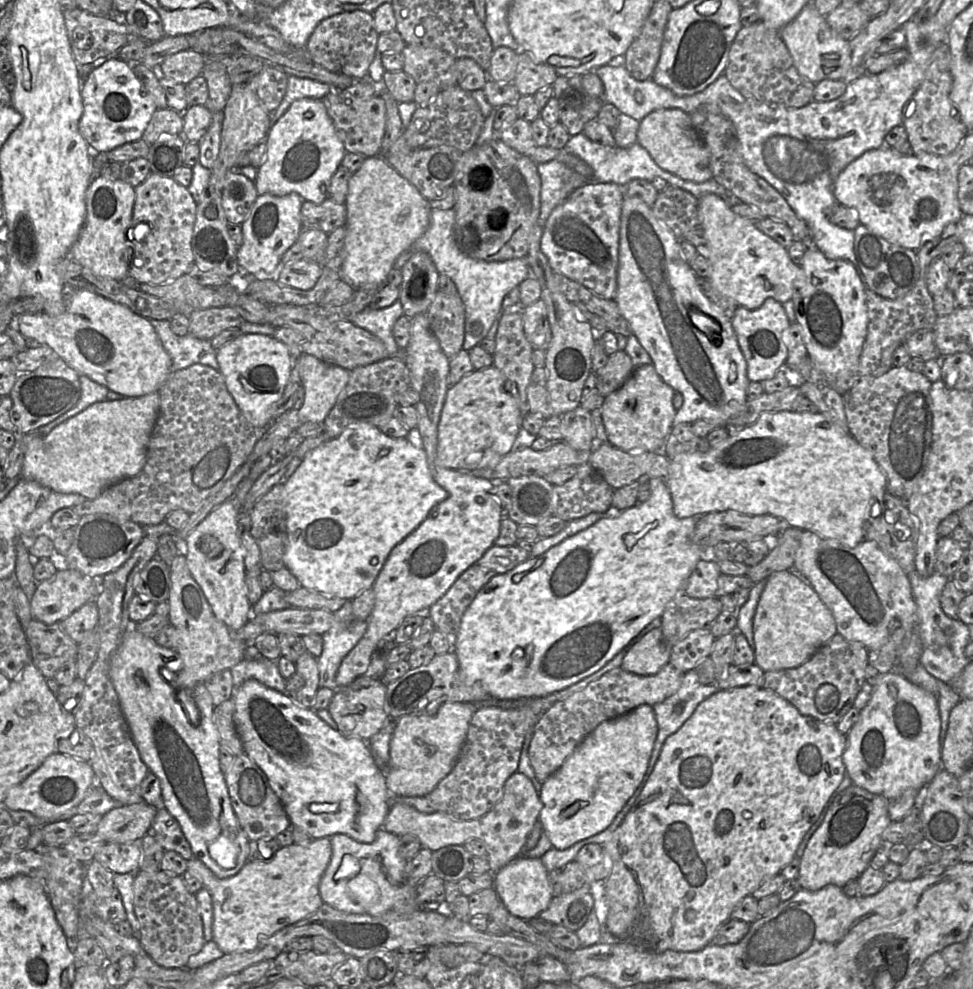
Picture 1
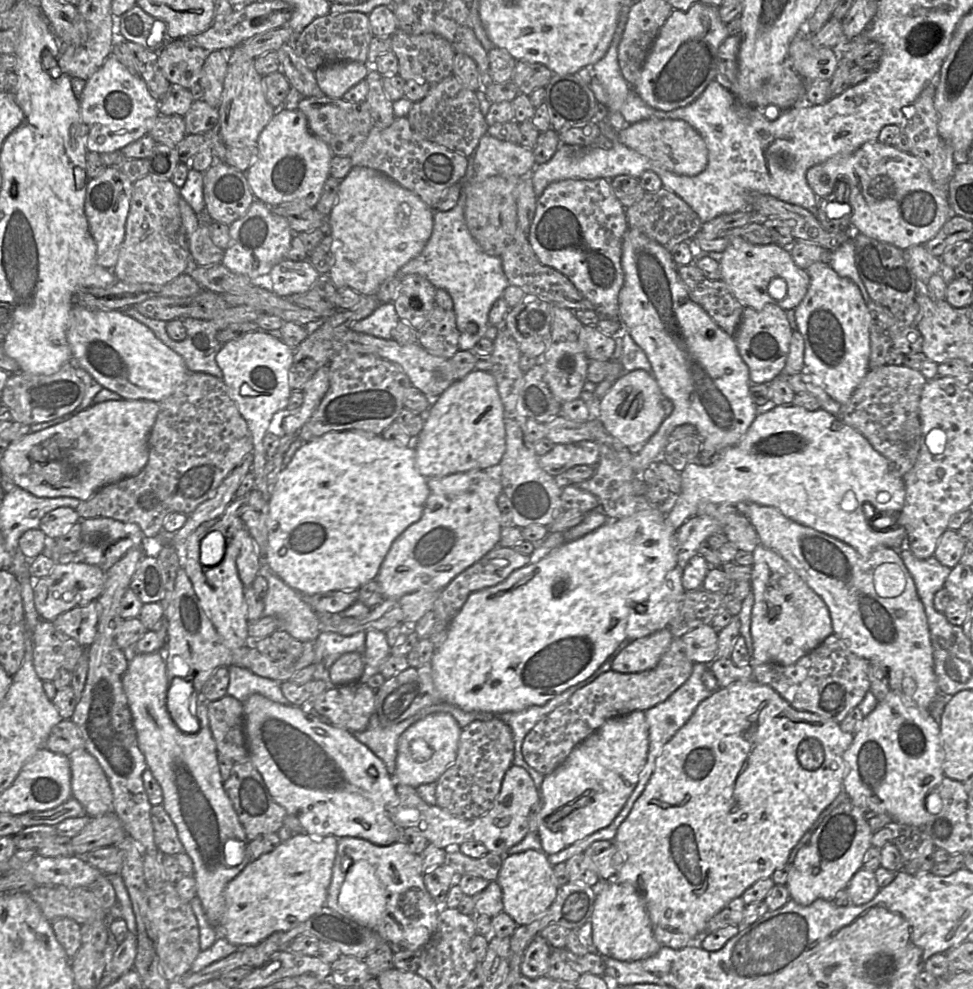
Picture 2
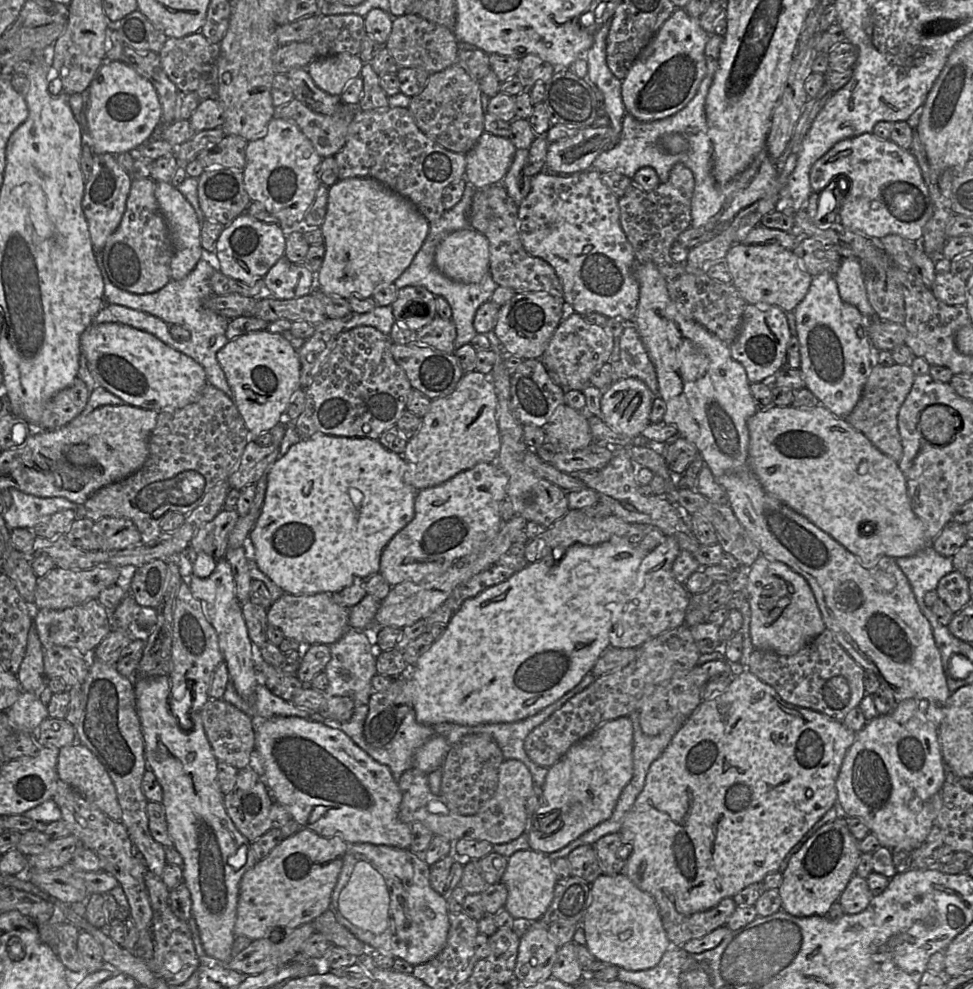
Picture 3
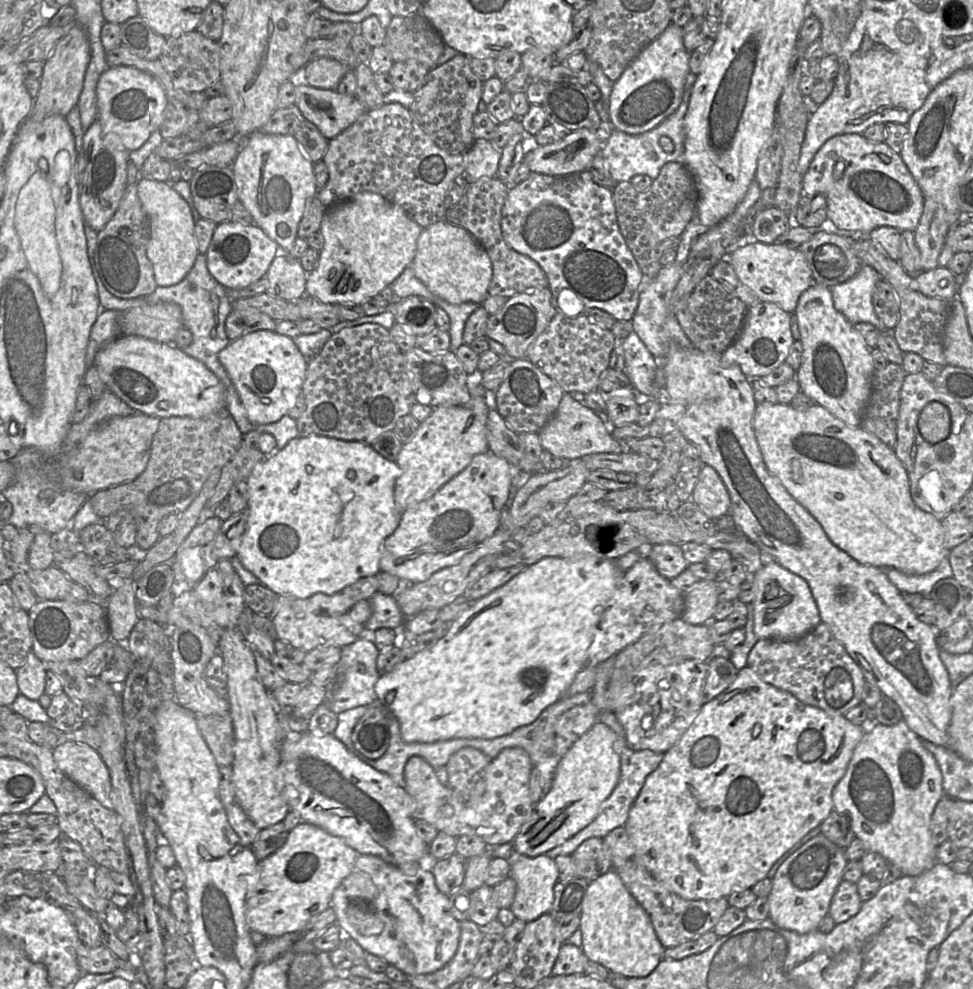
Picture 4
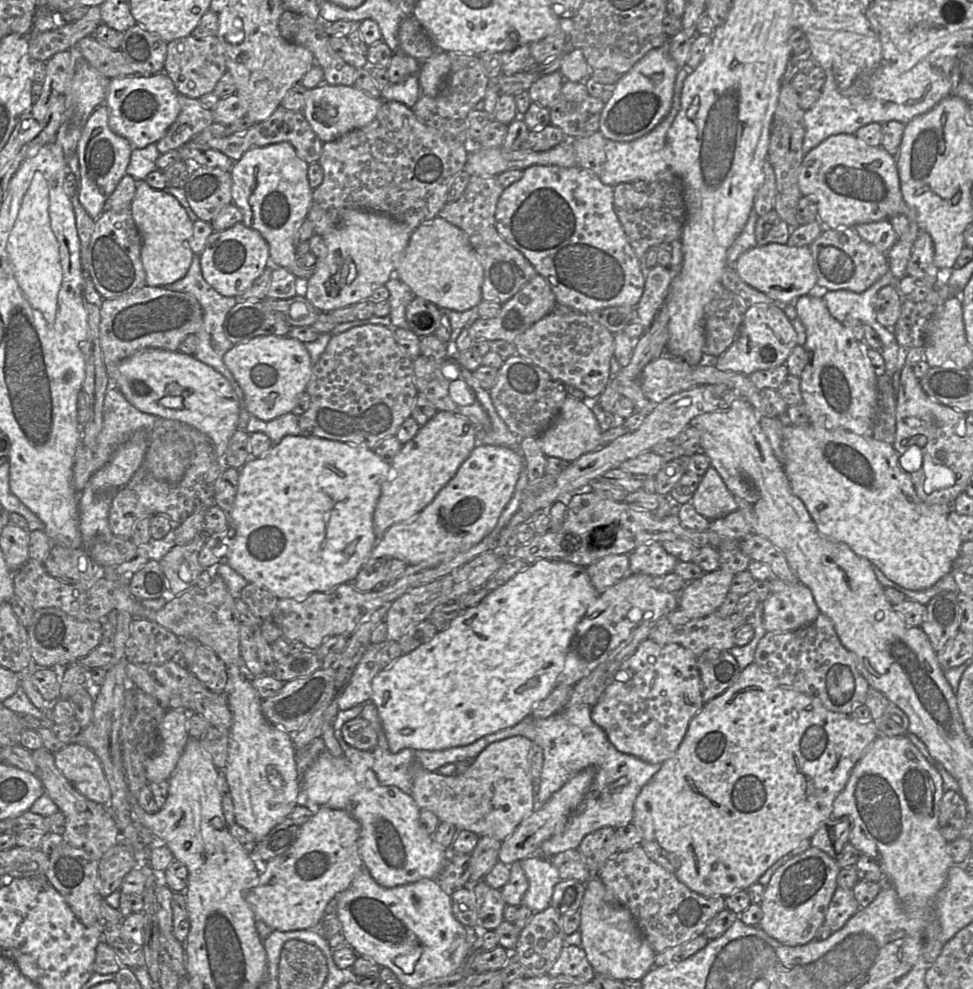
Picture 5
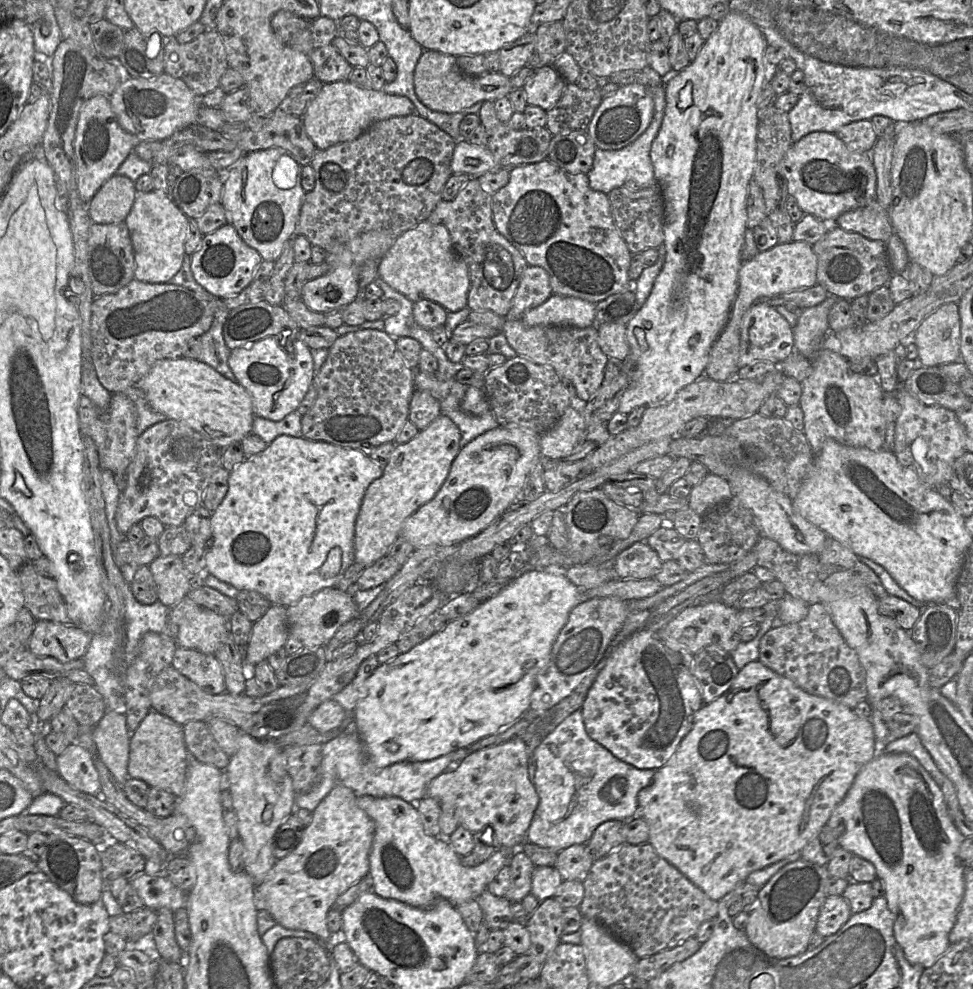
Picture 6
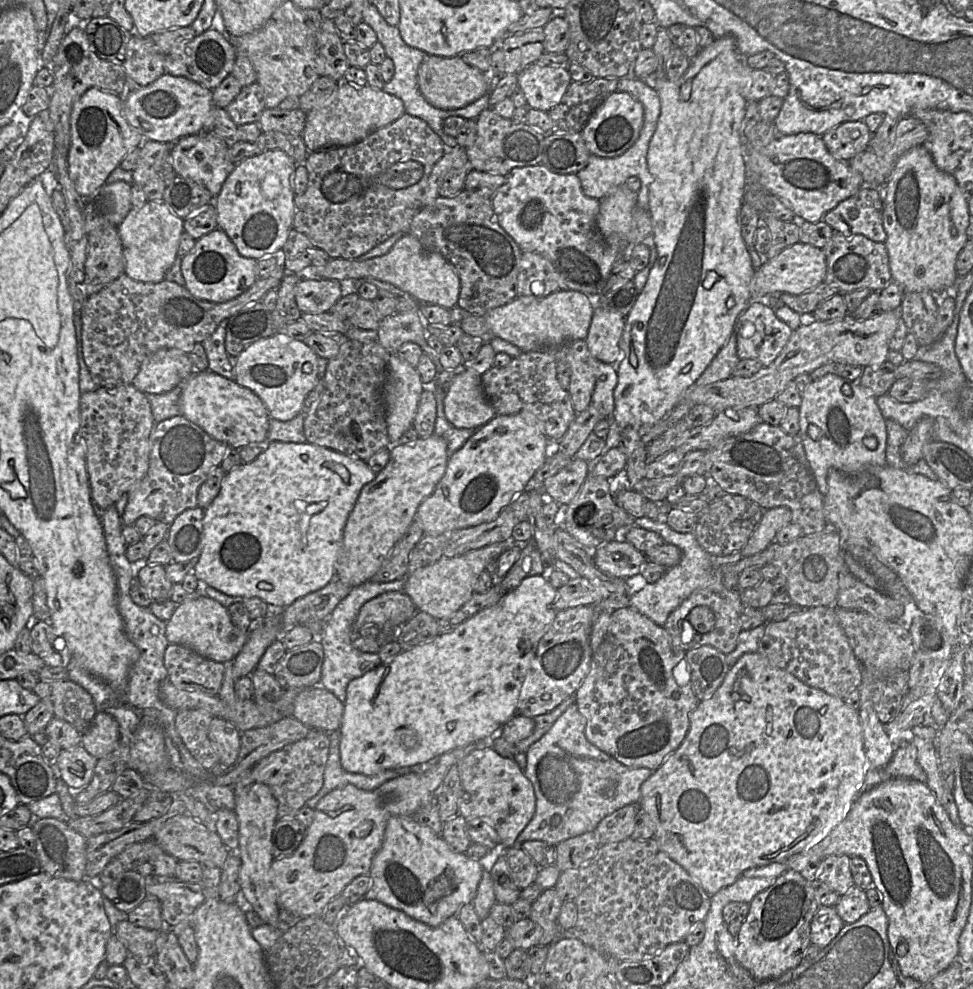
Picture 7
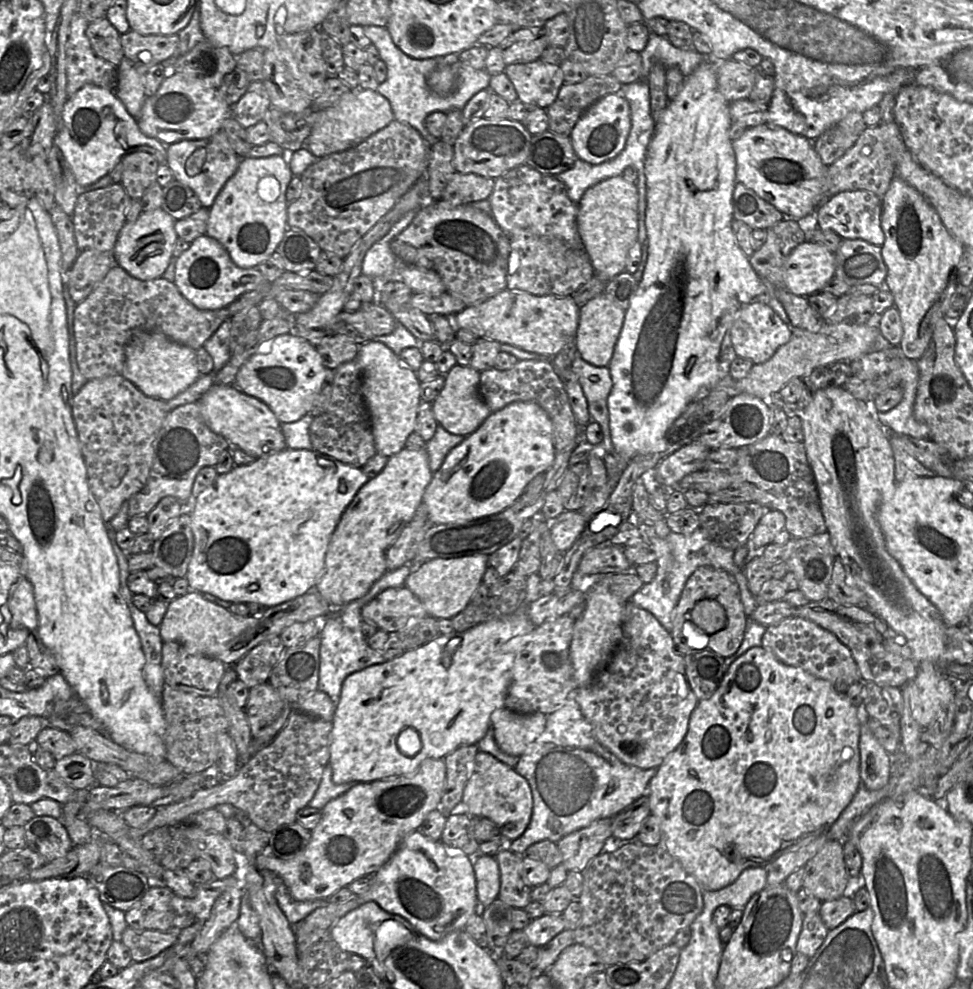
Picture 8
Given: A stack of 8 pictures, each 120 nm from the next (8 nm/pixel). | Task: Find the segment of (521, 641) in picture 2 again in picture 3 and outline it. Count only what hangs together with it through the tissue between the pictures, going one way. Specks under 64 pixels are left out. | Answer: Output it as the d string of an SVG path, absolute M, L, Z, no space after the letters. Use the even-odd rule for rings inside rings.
M613 536L609 541L593 546L576 543L565 551L548 553L541 560L529 563L504 582L464 601L452 616L444 634L435 640L430 649L410 668L410 678L414 684L412 710L415 712L417 722L423 725L449 722L467 726L513 723L537 714L560 699L591 672L600 655L609 647L609 634L613 624L621 618L625 605L636 598L634 586L637 571L648 553L642 550L638 543L631 543L627 538L619 536Z

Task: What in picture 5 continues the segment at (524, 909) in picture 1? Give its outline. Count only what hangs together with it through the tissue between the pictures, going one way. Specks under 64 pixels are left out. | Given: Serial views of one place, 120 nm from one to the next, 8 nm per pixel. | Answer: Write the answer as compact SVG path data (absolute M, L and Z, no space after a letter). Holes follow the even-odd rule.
M538 856L525 858L520 865L529 881L522 904L534 913L543 911L551 905L554 888L561 880L558 869L551 860Z

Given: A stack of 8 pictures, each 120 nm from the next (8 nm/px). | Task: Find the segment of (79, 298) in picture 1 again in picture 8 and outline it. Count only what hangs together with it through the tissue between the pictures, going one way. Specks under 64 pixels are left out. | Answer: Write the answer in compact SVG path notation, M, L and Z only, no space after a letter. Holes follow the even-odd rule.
M214 383L198 402L206 425L229 441L233 448L239 448L256 458L287 448L281 424L272 410L261 400L242 392L235 383Z

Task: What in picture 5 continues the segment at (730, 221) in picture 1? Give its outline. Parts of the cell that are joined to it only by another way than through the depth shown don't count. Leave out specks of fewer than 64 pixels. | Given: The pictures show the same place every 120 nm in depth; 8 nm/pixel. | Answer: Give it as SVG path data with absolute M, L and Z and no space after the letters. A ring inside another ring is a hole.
M788 243L756 245L743 253L734 267L746 284L763 292L781 306L793 304L799 297L813 293L817 288L817 275L808 246L790 246Z

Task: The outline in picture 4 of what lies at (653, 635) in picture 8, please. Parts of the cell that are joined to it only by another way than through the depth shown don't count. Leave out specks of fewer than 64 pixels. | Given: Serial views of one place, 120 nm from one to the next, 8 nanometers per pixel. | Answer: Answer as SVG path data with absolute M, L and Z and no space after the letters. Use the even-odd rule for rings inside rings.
M692 660L675 665L649 664L636 669L618 692L611 710L625 730L628 747L666 753L676 745L703 706L702 689L707 674L707 662ZM647 715L653 720L649 730L642 726Z

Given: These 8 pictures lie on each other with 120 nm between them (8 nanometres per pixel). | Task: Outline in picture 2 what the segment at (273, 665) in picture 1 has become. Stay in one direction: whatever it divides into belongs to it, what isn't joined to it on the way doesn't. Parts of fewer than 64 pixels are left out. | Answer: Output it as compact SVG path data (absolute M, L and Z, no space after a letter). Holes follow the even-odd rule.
M229 667L230 681L227 695L245 703L253 694L260 694L274 702L291 705L283 695L279 682L258 676L247 668Z

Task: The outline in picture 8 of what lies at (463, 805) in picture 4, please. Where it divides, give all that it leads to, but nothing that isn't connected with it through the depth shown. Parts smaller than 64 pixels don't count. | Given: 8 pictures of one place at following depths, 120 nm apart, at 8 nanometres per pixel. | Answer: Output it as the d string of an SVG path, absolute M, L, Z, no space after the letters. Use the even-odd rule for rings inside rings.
M478 751L475 756L462 802L470 816L483 816L492 820L499 827L503 841L513 841L523 834L529 825L533 810L533 798L528 781L514 768L482 751Z

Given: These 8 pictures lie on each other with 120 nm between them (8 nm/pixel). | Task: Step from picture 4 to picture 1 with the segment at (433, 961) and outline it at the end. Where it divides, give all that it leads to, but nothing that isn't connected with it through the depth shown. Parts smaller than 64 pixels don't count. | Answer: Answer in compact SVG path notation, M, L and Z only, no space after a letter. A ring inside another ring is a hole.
M380 828L374 842L370 844L358 842L345 834L335 834L330 837L330 841L331 860L319 883L323 903L340 911L373 916L387 911L409 914L419 909L416 886L410 885L406 878L407 860L400 855L399 836ZM347 854L360 862L360 872L349 881L346 878L335 879L341 859Z

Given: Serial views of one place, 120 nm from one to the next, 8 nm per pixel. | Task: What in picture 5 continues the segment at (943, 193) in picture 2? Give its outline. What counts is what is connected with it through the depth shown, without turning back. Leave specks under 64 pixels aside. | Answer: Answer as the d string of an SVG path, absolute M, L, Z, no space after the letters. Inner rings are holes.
M854 134L832 135L804 155L798 186L802 196L817 206L818 219L828 229L854 228L858 224L905 215L909 231L898 238L887 257L889 270L896 280L907 275L912 247L920 228L915 212L903 199L895 156L881 146L866 145Z

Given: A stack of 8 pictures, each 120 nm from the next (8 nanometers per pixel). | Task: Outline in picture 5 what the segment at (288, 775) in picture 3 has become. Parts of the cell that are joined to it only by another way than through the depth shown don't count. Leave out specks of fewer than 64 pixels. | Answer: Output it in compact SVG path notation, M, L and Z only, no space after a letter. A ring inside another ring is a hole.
M328 750L321 752L304 773L301 780L299 805L313 811L333 808L347 811L360 824L359 852L364 868L381 886L393 888L421 879L435 879L444 868L449 850L444 849L424 830L420 821L421 809L412 795L404 793L396 786L382 786L373 770L355 771L343 757L334 757Z

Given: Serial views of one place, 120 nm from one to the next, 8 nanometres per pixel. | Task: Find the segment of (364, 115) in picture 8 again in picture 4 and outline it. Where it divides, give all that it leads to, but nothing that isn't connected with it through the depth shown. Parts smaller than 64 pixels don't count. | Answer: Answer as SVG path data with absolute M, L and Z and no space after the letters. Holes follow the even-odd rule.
M301 76L298 79L295 104L328 140L352 125L367 110L355 95L318 89L305 83Z

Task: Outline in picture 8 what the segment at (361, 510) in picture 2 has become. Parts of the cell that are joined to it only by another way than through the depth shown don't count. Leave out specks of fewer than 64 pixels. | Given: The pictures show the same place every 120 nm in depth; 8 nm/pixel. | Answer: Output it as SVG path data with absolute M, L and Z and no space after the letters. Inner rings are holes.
M286 448L283 451L257 458L247 465L235 466L230 472L218 475L215 482L195 498L191 515L191 526L194 536L194 548L188 565L186 579L191 590L209 593L230 603L258 603L266 608L273 607L315 589L325 570L326 552L337 525L349 504L360 488L369 481L361 468L353 467L321 454L316 450Z

